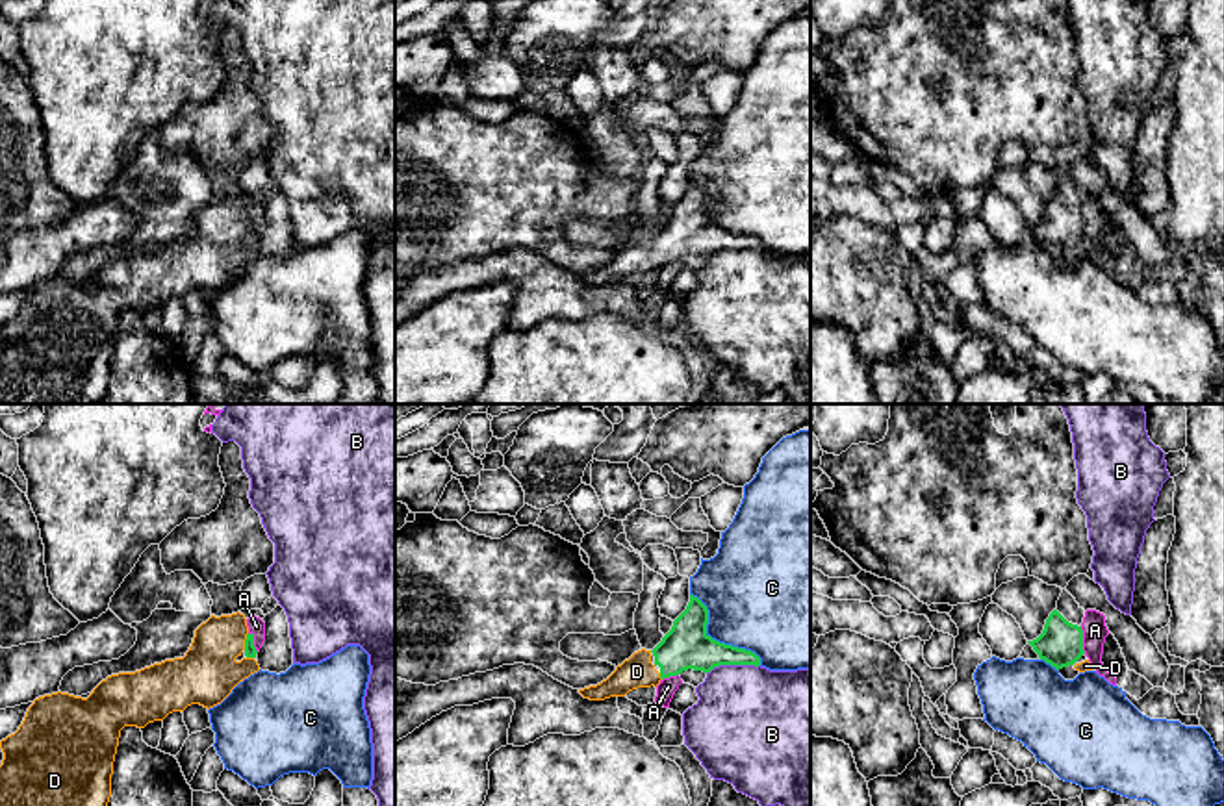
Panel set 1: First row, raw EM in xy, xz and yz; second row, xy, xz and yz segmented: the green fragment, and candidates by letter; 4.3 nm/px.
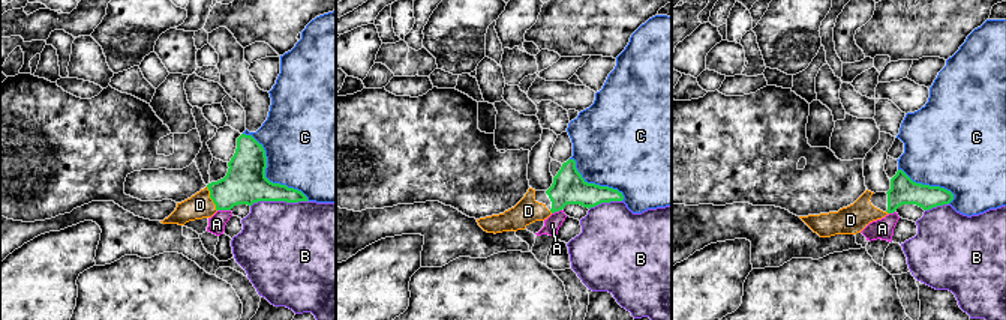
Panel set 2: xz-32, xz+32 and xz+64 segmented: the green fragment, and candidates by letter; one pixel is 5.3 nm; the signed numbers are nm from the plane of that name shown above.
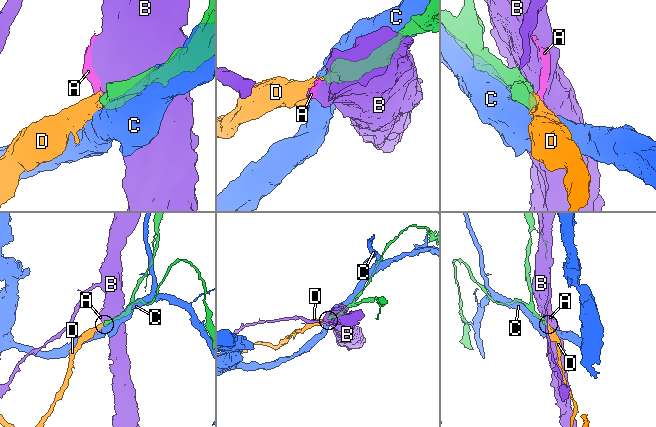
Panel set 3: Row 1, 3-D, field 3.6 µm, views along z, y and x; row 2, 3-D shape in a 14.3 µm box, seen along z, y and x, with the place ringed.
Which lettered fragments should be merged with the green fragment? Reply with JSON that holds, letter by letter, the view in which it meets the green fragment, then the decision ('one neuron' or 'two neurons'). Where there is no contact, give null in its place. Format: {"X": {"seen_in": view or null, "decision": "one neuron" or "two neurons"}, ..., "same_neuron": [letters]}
{"A": {"seen_in": "yz", "decision": "two neurons"}, "B": {"seen_in": "xz", "decision": "two neurons"}, "C": {"seen_in": "xz", "decision": "two neurons"}, "D": {"seen_in": "xy", "decision": "one neuron"}, "same_neuron": ["D"]}

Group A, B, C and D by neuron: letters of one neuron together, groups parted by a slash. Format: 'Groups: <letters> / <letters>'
Groups: A / B / C / D

